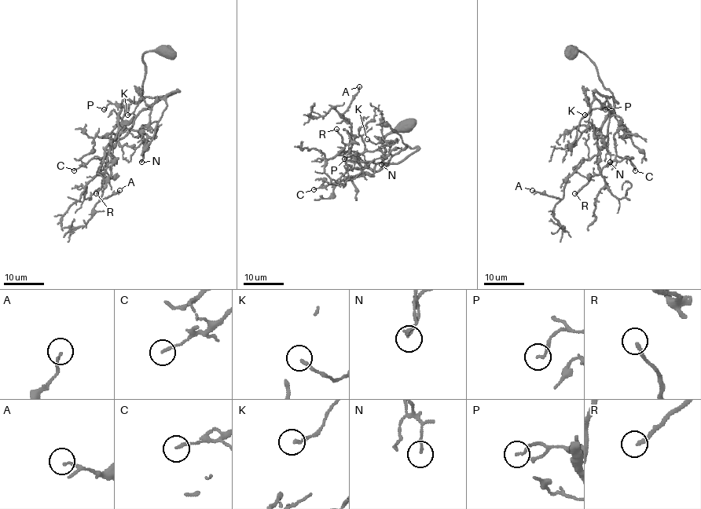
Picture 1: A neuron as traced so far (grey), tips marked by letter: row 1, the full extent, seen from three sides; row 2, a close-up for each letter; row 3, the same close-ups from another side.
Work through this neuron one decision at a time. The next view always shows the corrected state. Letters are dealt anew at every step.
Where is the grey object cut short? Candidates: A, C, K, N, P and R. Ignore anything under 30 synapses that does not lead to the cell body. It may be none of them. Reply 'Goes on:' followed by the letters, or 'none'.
Goes on: R

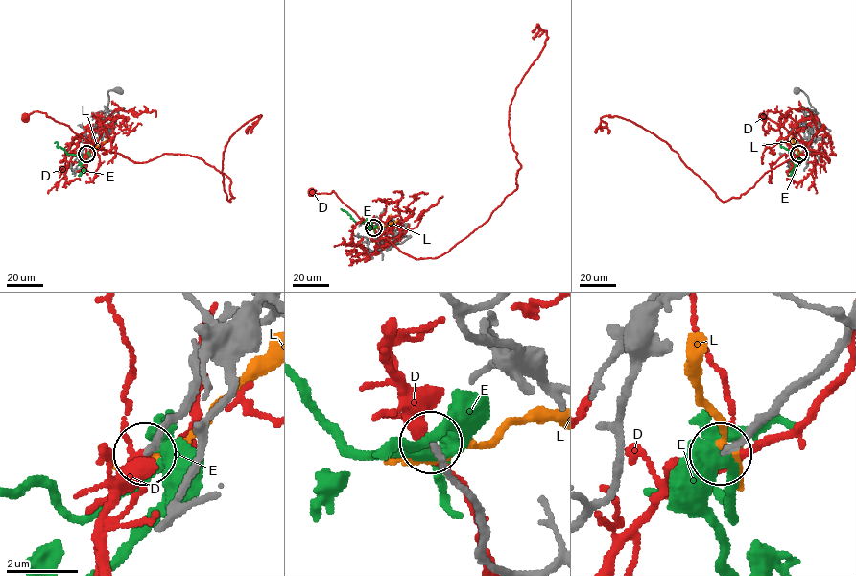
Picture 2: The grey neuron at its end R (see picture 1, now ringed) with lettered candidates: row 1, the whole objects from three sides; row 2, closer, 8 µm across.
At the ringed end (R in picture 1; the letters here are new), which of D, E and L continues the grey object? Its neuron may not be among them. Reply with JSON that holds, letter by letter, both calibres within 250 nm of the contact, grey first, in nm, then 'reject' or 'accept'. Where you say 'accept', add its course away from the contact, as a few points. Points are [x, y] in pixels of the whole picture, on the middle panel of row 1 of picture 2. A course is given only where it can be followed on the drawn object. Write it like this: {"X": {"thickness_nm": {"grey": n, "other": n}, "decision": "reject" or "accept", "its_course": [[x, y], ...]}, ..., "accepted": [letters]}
{"D": {"thickness_nm": {"grey": 220, "other": 240}, "decision": "reject"}, "E": {"thickness_nm": {"grey": 280, "other": 320}, "decision": "reject"}, "L": {"thickness_nm": {"grey": 240, "other": 170}, "decision": "reject"}, "accepted": []}

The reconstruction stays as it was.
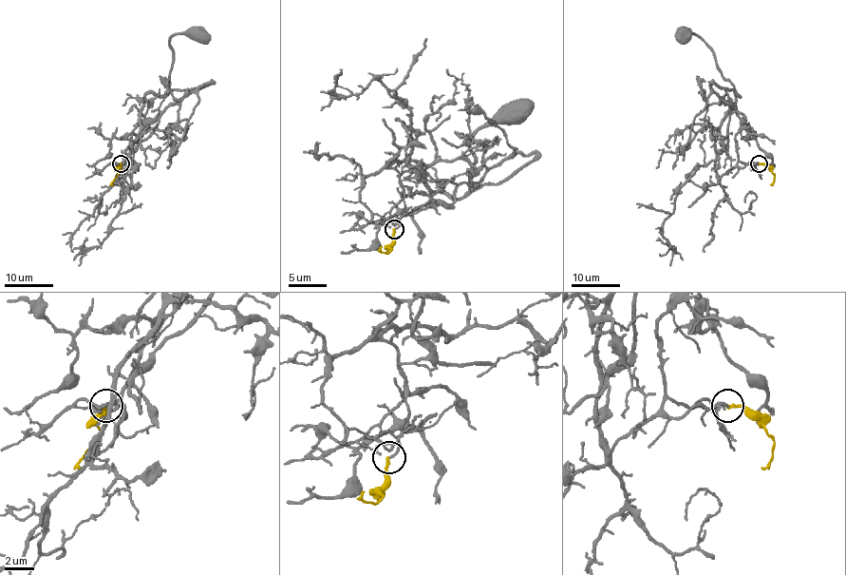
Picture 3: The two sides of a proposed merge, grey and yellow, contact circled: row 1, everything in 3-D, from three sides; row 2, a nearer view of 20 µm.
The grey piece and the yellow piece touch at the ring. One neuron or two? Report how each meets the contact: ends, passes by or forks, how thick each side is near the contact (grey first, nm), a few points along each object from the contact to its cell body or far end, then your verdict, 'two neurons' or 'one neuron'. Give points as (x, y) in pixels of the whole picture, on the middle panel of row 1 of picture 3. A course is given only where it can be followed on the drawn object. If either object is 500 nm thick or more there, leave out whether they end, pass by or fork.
grey ends | yellow ends | 160/200 nm | grey via (395, 229), (404, 204), (395, 161), (416, 161), (432, 193), (460, 199), (476, 164), (470, 139), (517, 112) | yellow via (393, 229), (393, 242), (385, 254), (380, 250), (382, 246) | one neuron

